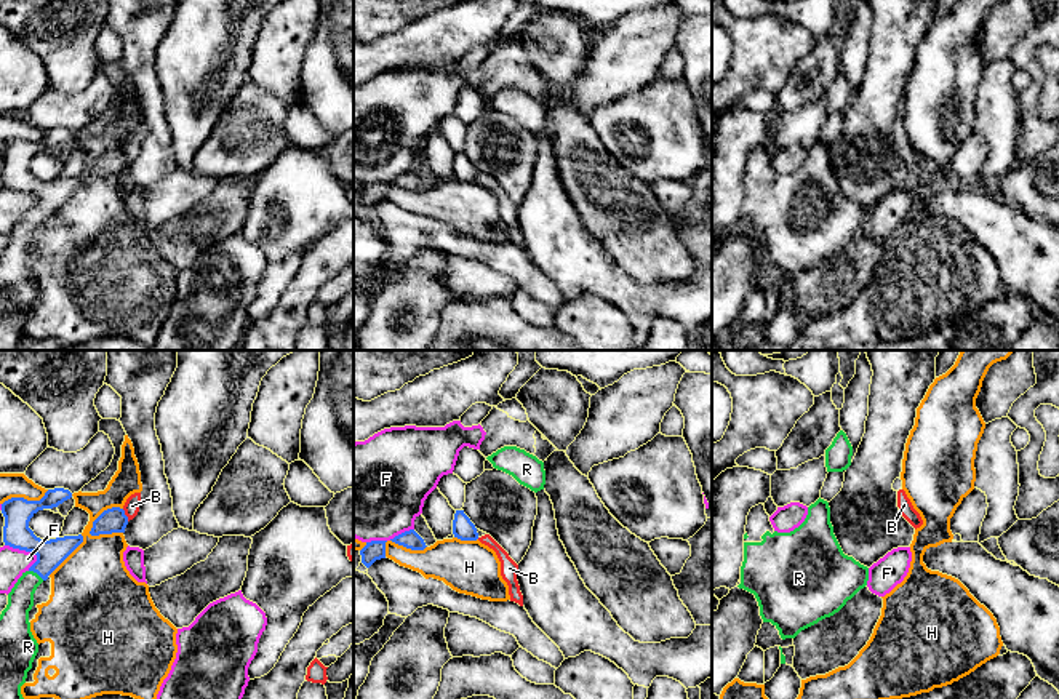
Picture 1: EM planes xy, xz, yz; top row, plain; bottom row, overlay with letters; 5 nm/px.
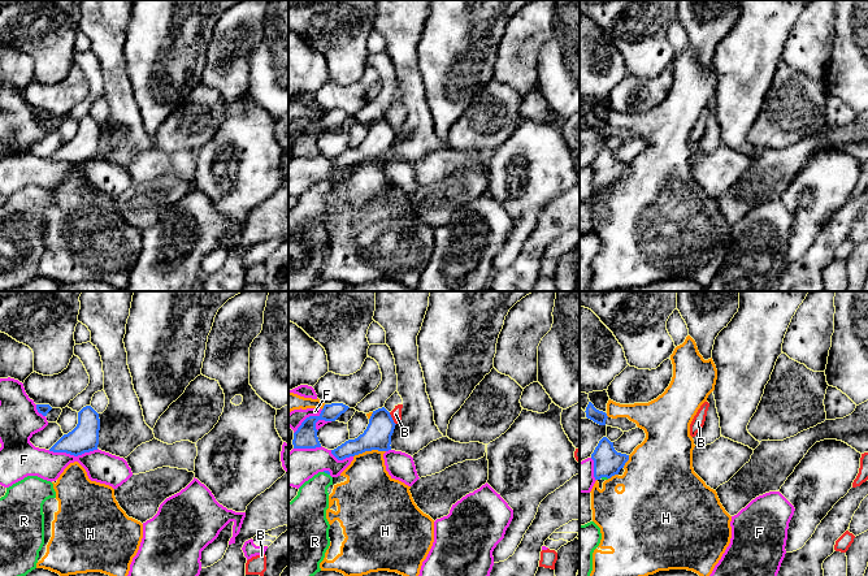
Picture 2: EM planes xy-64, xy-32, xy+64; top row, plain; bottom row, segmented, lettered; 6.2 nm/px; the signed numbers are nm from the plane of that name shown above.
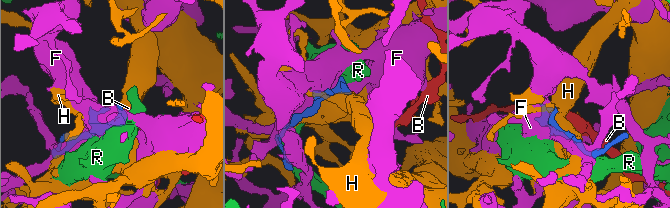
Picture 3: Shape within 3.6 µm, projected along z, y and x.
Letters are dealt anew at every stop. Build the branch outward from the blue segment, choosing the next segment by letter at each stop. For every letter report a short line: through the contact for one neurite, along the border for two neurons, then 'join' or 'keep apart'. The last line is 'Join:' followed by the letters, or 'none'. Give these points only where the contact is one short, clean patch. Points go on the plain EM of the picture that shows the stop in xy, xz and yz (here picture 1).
B: xy (122, 151), (128, 162) | keep apart
F: keep apart
H: keep apart
R: join
Join: R

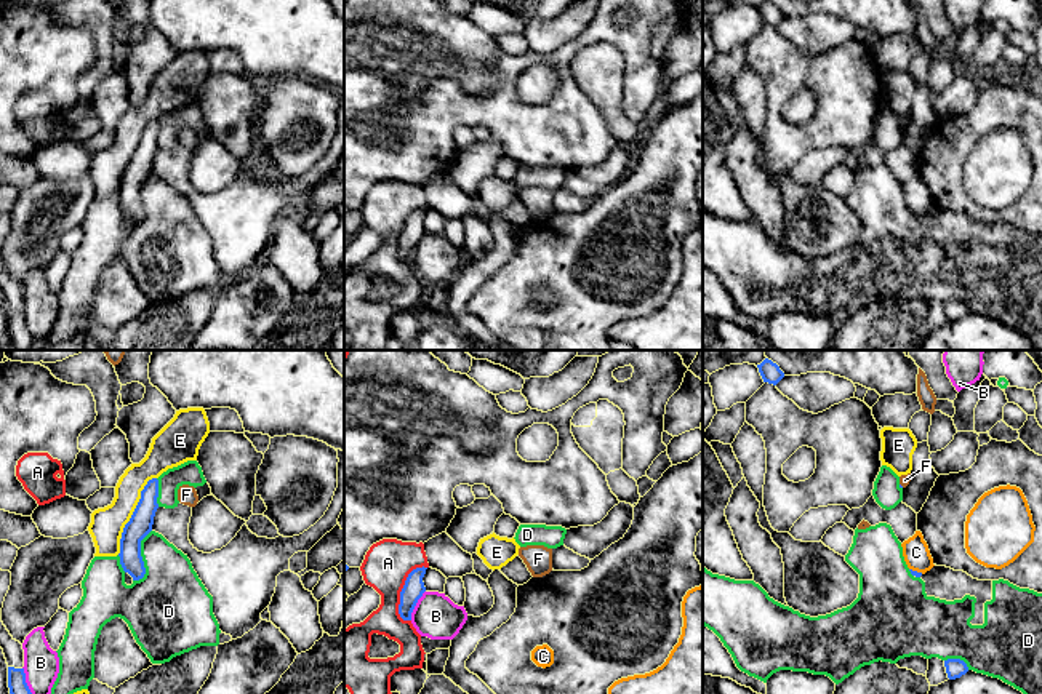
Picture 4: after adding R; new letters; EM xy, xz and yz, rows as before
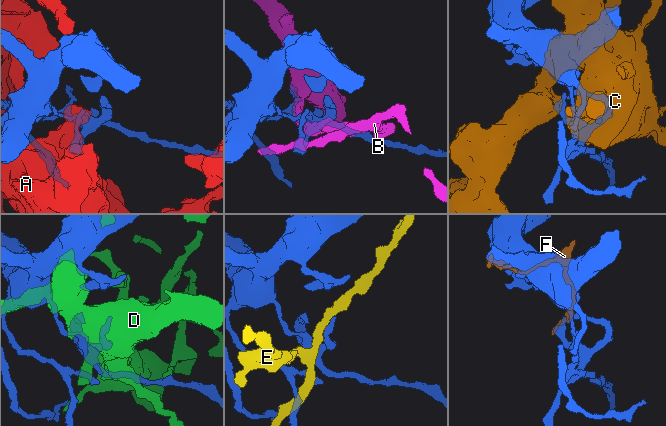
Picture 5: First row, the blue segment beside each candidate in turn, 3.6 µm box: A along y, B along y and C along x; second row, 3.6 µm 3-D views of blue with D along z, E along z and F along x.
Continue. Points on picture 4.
A: keep apart
B: keep apart
C: keep apart
D: keep apart
E: keep apart
F: keep apart
Join: none

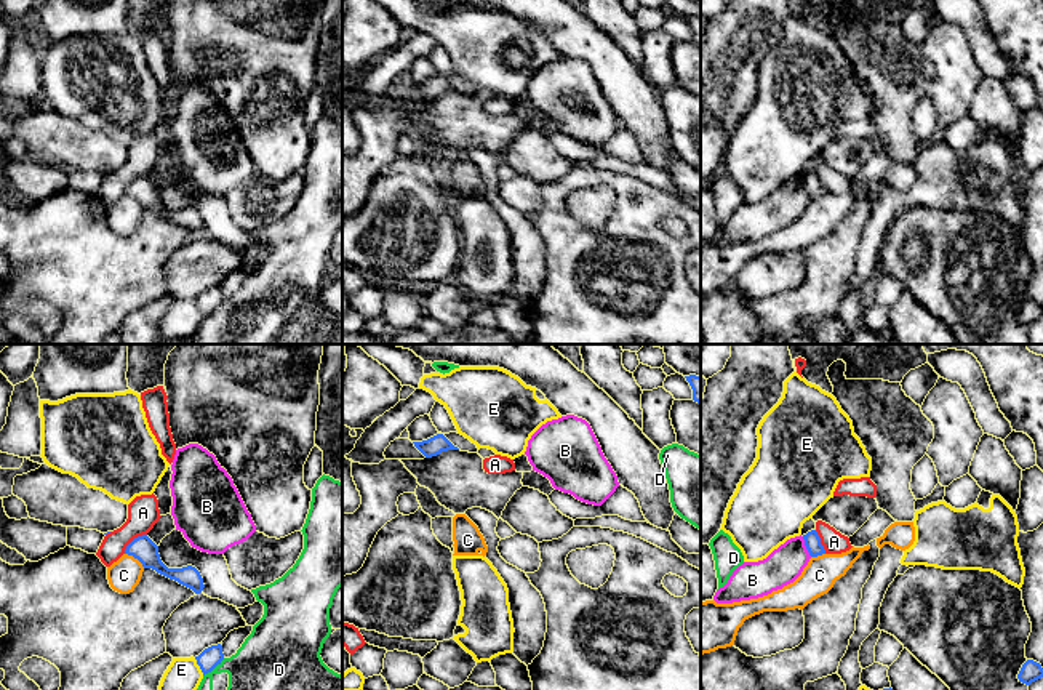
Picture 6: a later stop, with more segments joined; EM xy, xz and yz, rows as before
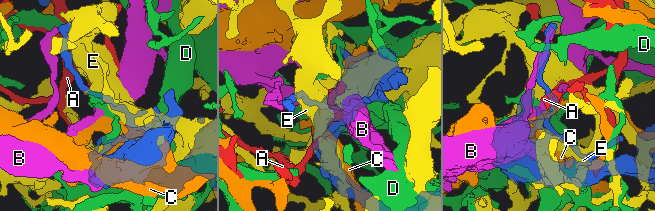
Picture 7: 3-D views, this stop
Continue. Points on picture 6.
A: keep apart
B: yz (802, 178), (811, 197) | keep apart
C: keep apart
D: keep apart
E: keep apart
Join: none

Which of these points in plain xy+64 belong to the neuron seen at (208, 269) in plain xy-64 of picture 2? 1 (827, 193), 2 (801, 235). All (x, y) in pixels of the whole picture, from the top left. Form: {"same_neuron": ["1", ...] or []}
{"same_neuron": ["1", "2"]}

